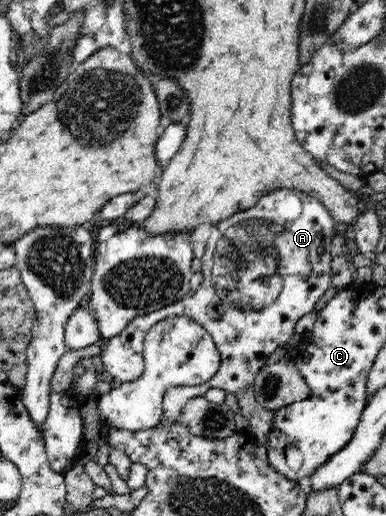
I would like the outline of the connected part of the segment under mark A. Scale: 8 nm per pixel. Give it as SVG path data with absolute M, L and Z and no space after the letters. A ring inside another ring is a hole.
M278 189L262 197L260 201L246 210L234 213L212 227L212 234L205 243L201 274L201 286L188 297L164 306L164 309L134 317L114 337L102 338L100 359L103 369L118 383L136 381L144 373L144 337L158 321L168 317L185 316L195 320L213 337L220 355L220 367L214 377L200 385L178 386L168 389L163 395L163 423L172 423L180 419L180 409L193 397L204 396L212 387L224 389L225 392L240 393L244 387L252 385L255 377L265 366L270 353L276 351L295 333L297 322L314 310L316 301L330 287L331 249L333 247L336 221L325 205L314 197L296 189Z

